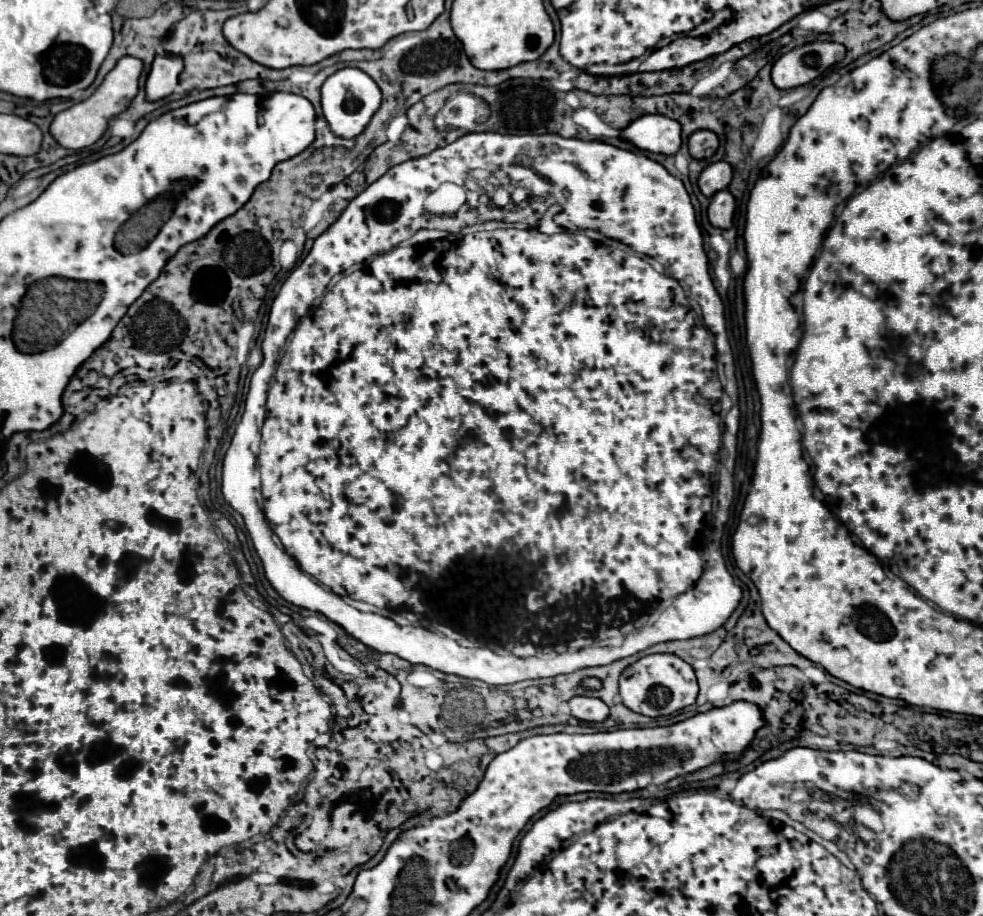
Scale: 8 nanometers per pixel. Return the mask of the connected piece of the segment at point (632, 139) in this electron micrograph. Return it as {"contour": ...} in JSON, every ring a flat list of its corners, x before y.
{"contour":[[643,115,621,129,621,137,641,151,675,155,681,147,681,125,665,115]]}

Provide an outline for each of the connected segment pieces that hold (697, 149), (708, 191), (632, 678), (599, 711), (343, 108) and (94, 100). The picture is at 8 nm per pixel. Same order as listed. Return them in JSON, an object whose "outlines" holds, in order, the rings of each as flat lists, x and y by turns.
{"outlines":[[[695,131,689,137,687,147,693,159,709,159,719,147,719,139,713,131]],[[725,161,711,163,699,175,699,189,705,197,711,197,717,191,727,189,731,183,731,177,733,177,733,169,729,163,725,163]],[[659,653,659,655,647,655,627,667,619,677,619,693,623,699,623,705,627,705,631,711,647,715,647,717,661,717,671,715,683,707,689,707,697,699,697,677,689,663,685,663,681,657,671,653]],[[573,697,569,707,571,715,581,721,605,721,609,717,609,707,597,697]],[[345,67,335,71,321,87,321,105,323,105,323,115,331,127,331,131,337,137,357,137,373,117,373,113,381,105,381,91,377,83,363,73,361,69,355,67]],[[121,57,117,61,117,65,113,67,113,71,107,73,103,83,97,87,97,91,89,99,85,99,85,101,81,101,81,103,55,115,55,119,51,123,51,135,55,137,55,141,67,149,83,149,83,147,89,147,95,141,99,141,107,129,109,119,123,113,131,105,135,95,139,93,141,73,143,73,143,61,141,59]]]}

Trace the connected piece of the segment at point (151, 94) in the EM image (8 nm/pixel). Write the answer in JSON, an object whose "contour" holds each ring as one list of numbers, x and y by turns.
{"contour":[[159,53,153,61,151,73,147,77,147,99,157,101,167,95,171,95,177,87,177,79,183,71,185,63,181,55,171,55,171,53]]}

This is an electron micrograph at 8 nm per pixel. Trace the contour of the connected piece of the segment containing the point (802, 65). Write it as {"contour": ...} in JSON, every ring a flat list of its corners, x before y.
{"contour":[[813,41,779,57,777,63,773,65,771,77,775,87,793,89,813,81,831,65,843,61,843,57,845,57,843,45,833,41]]}

